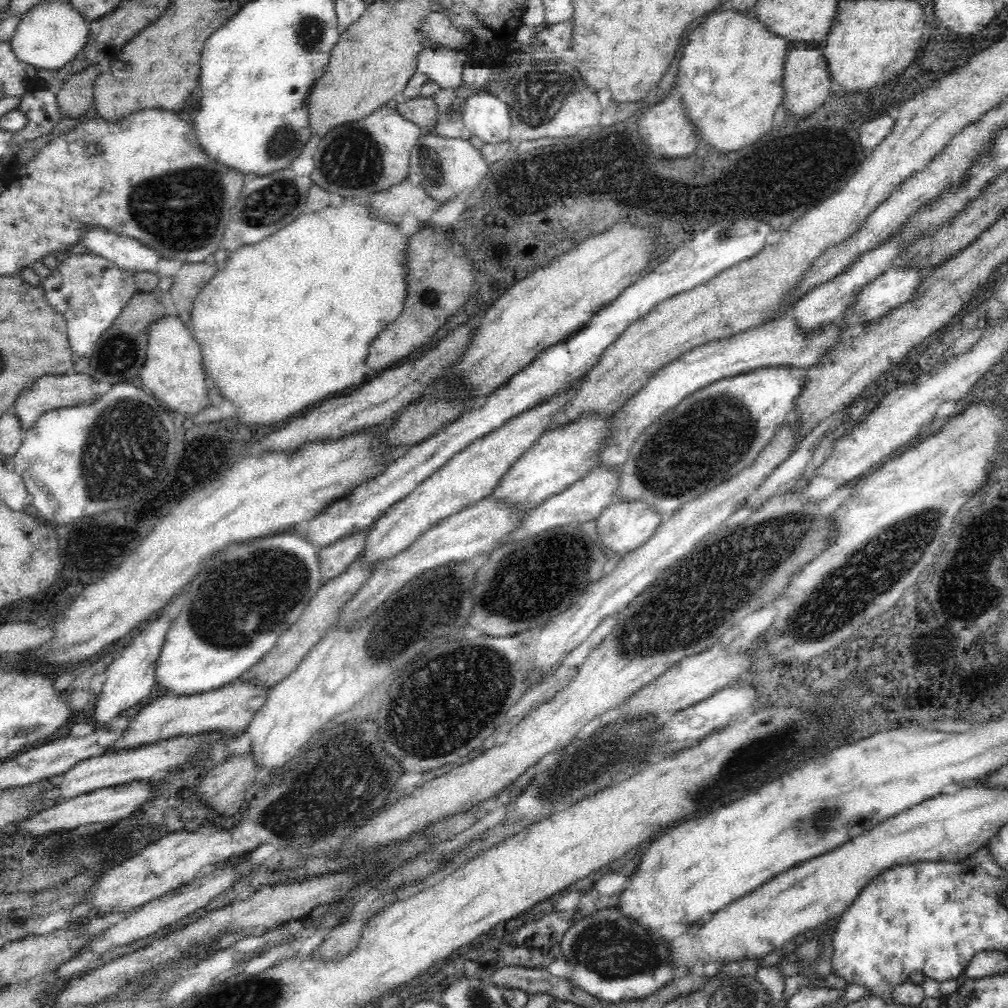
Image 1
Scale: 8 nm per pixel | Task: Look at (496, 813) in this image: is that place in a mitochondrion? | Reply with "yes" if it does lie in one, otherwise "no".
no

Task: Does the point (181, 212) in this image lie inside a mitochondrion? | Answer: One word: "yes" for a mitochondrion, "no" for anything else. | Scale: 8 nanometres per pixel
yes

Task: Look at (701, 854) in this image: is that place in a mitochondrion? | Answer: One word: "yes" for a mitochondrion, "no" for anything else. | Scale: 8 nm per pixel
no

